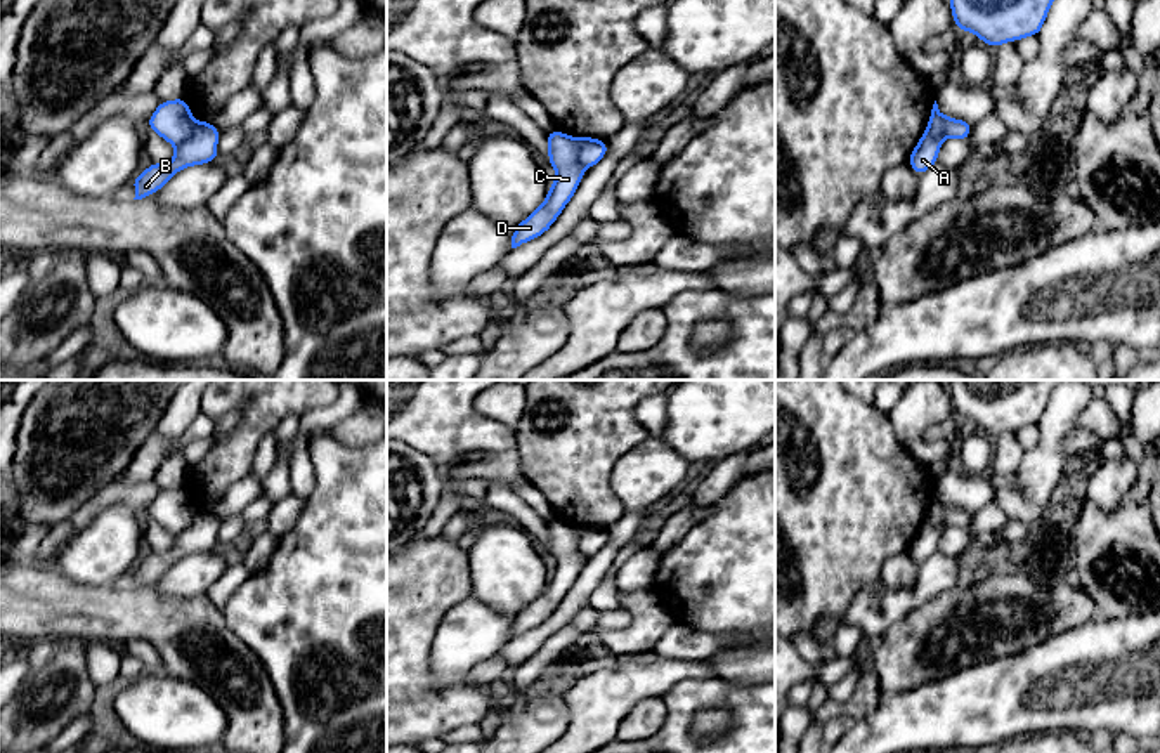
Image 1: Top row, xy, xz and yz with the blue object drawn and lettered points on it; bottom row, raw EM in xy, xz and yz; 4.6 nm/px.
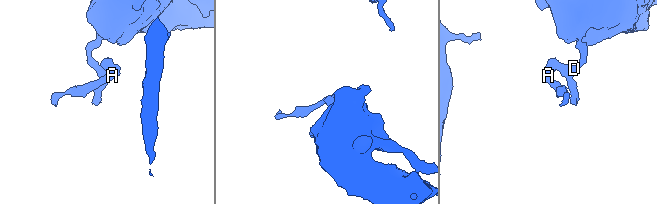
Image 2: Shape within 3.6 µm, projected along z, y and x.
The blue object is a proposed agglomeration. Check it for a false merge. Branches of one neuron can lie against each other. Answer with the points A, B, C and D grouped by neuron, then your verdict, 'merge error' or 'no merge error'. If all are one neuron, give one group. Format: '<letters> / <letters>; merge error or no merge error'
A B / C D; merge error

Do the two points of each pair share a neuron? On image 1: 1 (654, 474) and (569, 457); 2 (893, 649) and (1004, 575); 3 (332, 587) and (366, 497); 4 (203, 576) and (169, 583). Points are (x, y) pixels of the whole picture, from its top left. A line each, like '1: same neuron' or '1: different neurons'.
1: different neurons
2: same neuron
3: same neuron
4: same neuron

